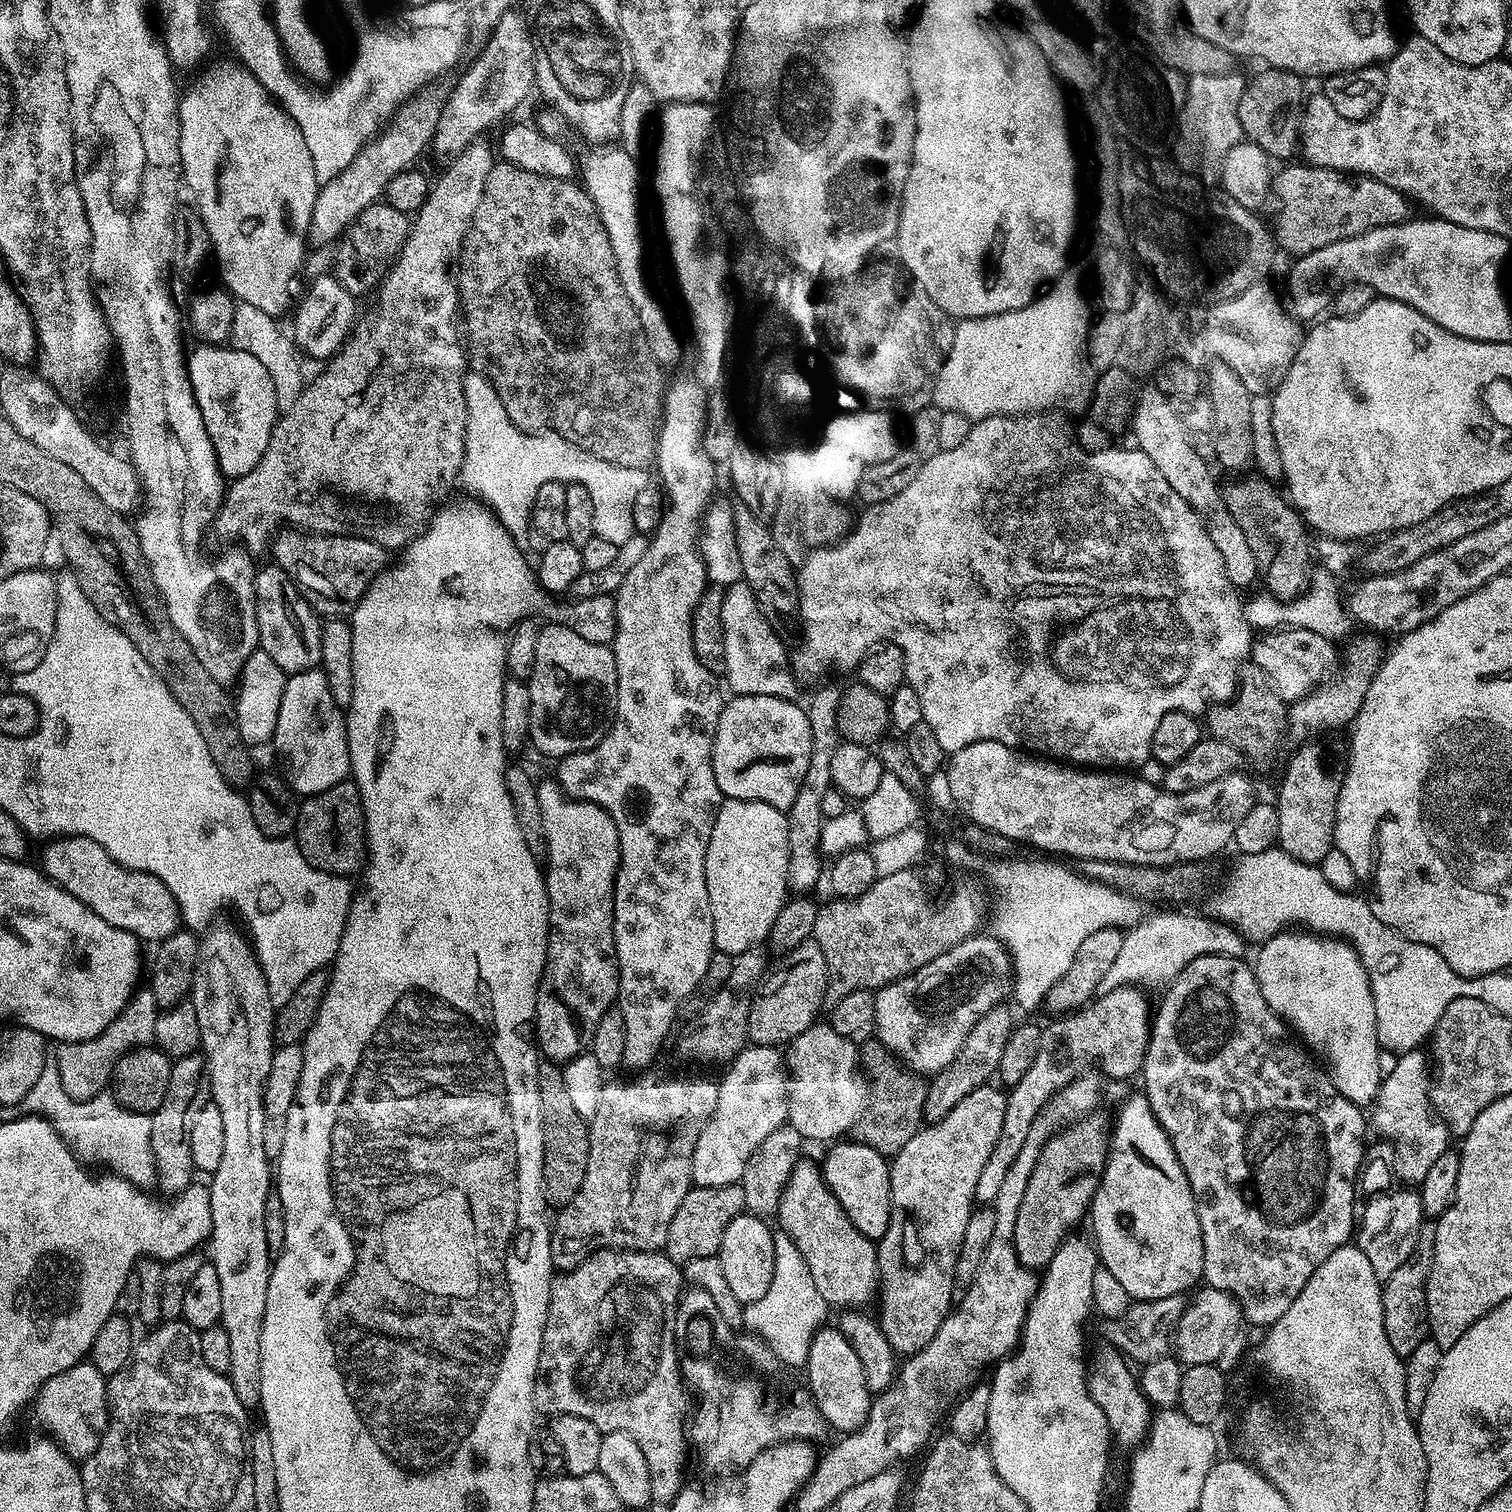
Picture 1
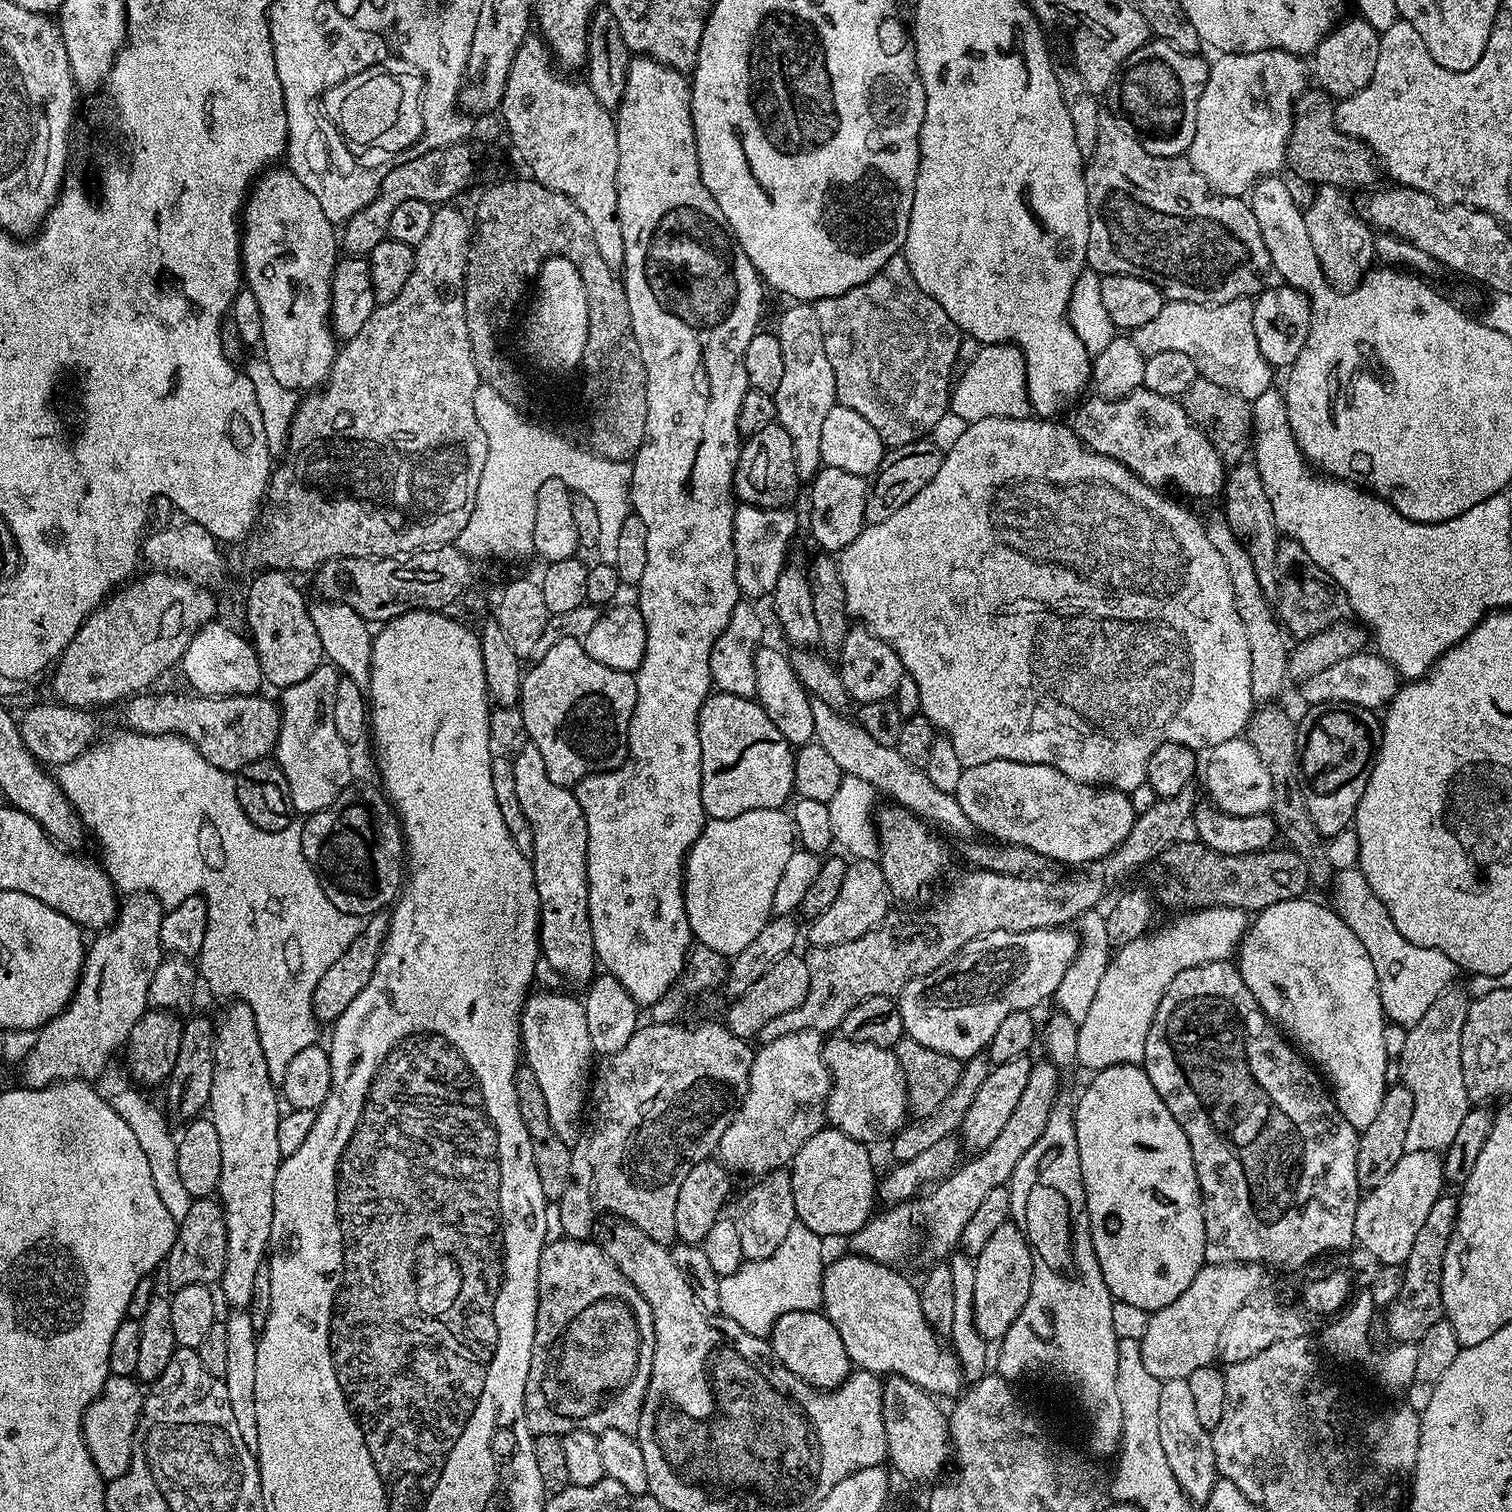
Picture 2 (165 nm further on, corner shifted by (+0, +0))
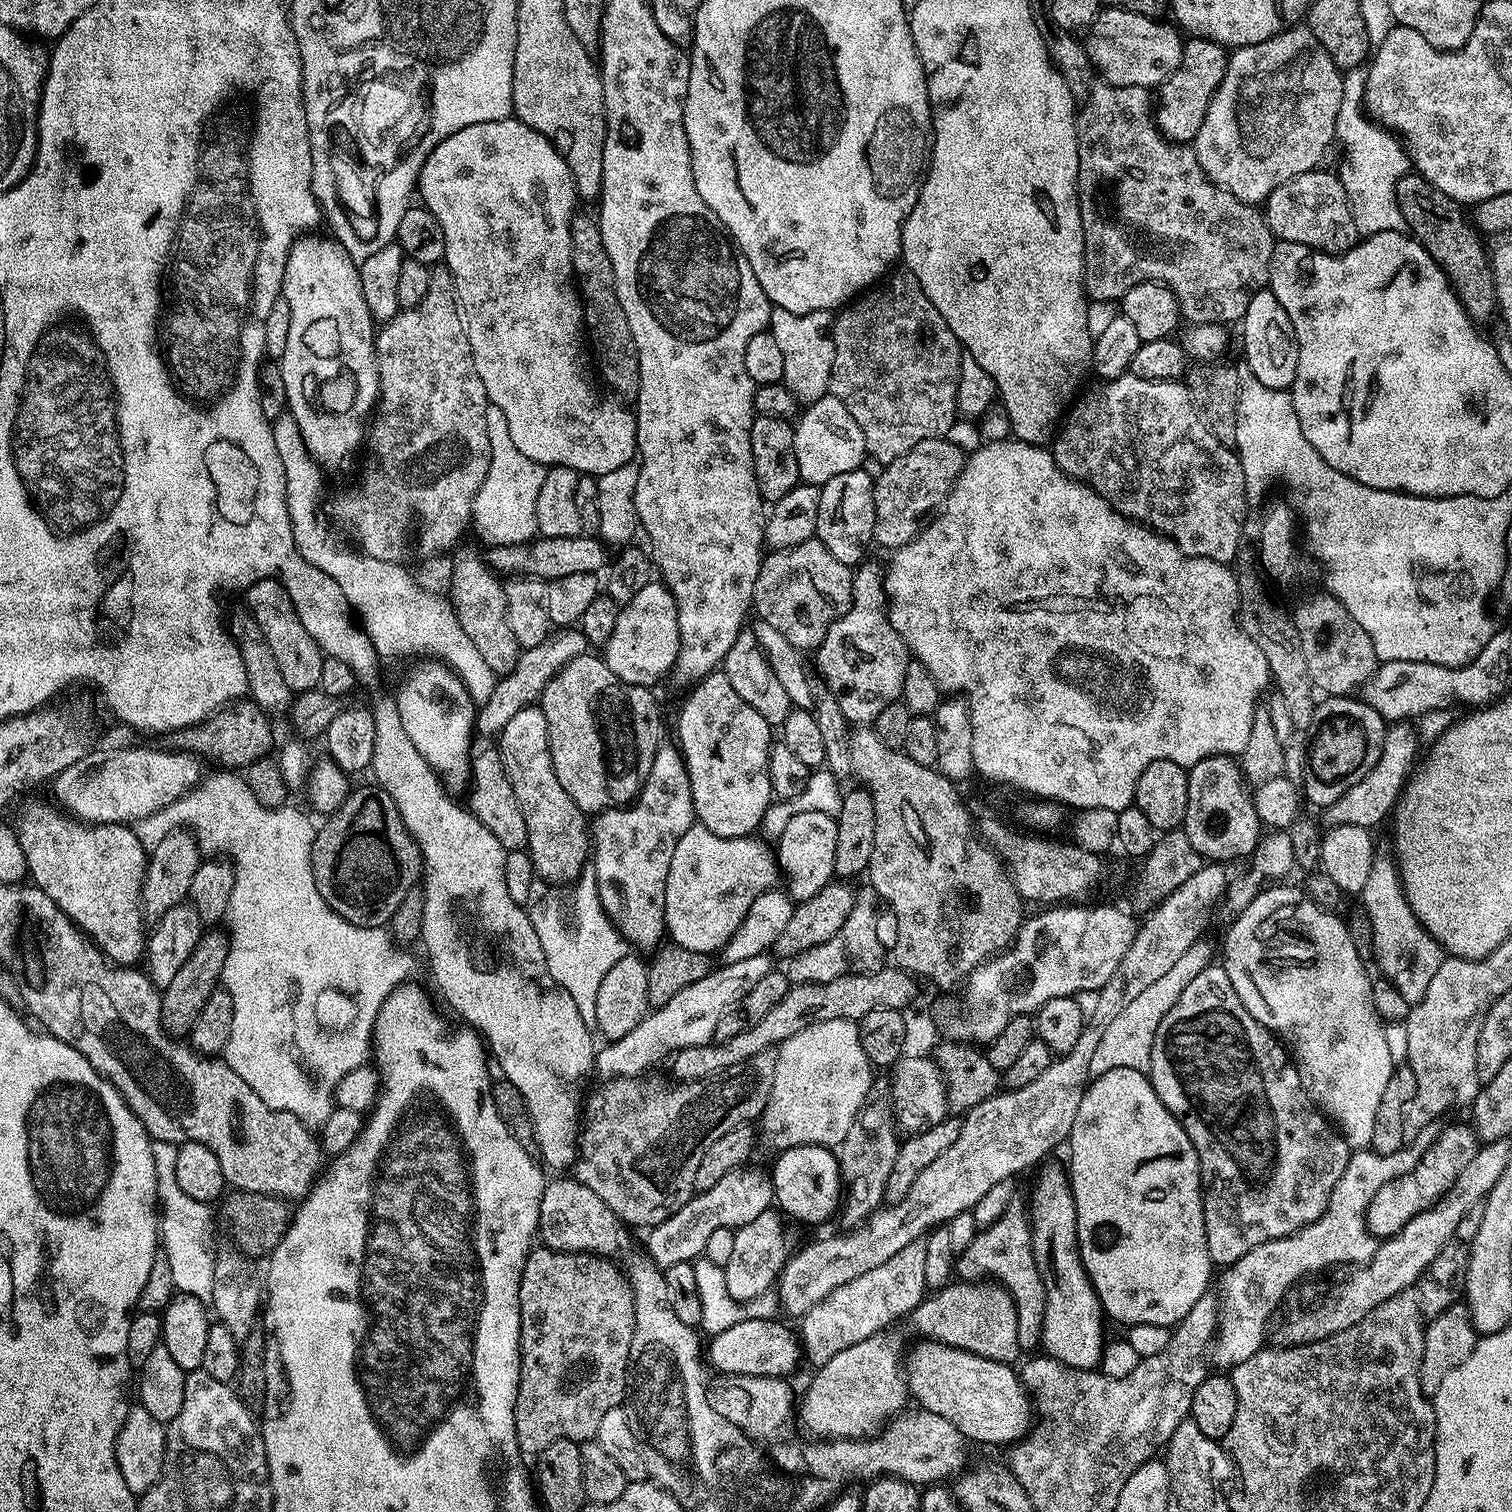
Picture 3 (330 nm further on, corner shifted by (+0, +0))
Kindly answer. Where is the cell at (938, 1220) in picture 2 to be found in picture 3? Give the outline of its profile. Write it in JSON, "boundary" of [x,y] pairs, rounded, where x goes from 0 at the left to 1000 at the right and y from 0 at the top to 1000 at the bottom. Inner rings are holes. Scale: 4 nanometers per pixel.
{"boundary":[[[605,820],[602,821],[602,824],[594,827],[591,832],[583,835],[583,837],[578,837],[578,840],[573,840],[573,843],[562,845],[528,871],[528,883],[531,896],[537,903],[546,902],[552,898],[552,896],[560,893],[560,890],[565,890],[570,888],[570,885],[575,885],[579,881],[585,880],[597,870],[599,872],[612,859],[614,854],[612,824],[608,820]]]}

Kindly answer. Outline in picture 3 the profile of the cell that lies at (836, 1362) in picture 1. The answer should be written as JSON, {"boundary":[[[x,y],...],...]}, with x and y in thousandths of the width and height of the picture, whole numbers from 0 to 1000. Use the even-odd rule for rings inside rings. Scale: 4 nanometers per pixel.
{"boundary":[[[493,872],[468,887],[467,899],[474,908],[479,910],[517,911],[530,899],[530,890],[528,883],[524,879],[523,881],[520,876],[515,876],[513,872]]]}

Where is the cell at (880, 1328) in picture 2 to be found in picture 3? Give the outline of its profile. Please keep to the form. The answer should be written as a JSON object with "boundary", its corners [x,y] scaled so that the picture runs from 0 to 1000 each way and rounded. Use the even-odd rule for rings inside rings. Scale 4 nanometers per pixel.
{"boundary":[[[611,885],[608,888],[609,889],[606,889],[604,892],[603,890],[599,897],[601,918],[605,925],[606,923],[608,925],[608,931],[626,938],[626,940],[631,940],[631,943],[634,943],[635,948],[641,954],[646,952],[648,955],[669,956],[680,949],[684,942],[684,929],[669,902],[649,898],[636,892],[622,889],[620,886]]]}

